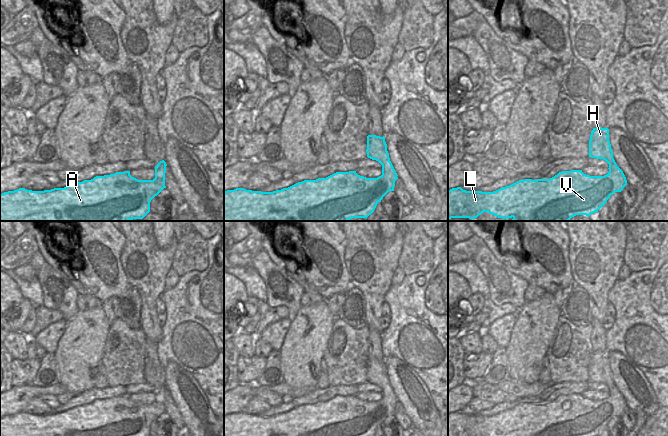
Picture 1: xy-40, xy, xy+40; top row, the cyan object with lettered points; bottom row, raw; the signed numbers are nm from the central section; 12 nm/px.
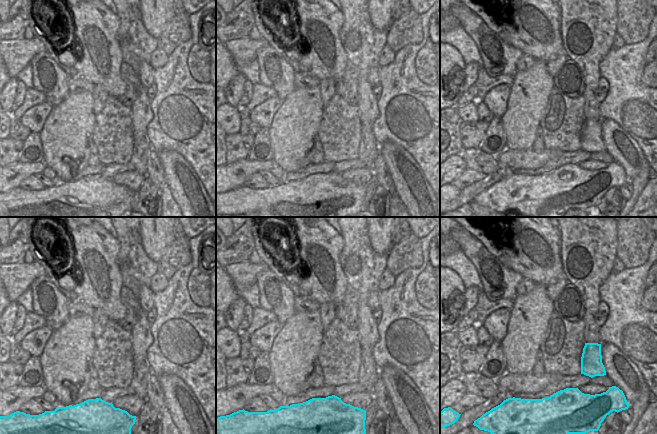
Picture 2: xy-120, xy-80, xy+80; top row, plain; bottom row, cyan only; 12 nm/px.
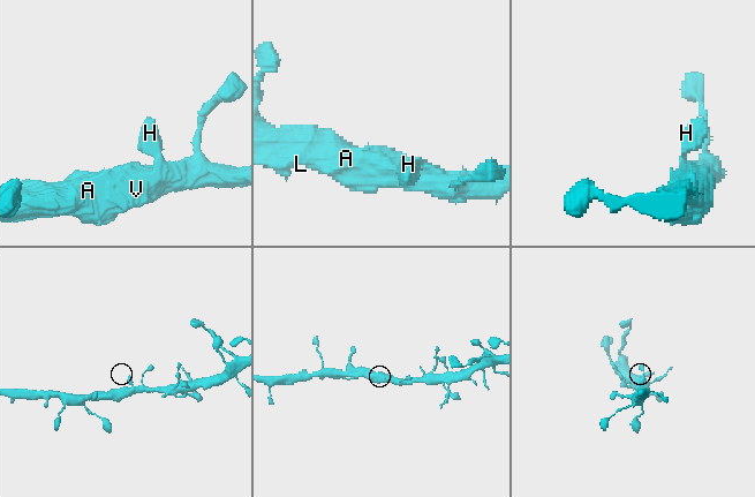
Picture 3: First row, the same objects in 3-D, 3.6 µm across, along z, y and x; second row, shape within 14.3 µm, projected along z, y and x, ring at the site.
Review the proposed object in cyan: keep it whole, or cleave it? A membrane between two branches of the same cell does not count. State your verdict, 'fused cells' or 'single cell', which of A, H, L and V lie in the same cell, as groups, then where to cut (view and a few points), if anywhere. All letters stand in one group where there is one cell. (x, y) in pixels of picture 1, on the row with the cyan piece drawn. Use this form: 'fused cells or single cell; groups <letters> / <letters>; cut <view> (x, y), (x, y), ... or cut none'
single cell; groups A H L V; cut none

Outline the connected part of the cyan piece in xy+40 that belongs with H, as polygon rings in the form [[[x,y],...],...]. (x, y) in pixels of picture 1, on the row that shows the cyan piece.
[[[593,128],[589,140],[589,157],[605,160],[609,164],[609,172],[604,176],[590,176],[584,174],[582,170],[562,171],[550,179],[519,180],[494,192],[466,191],[461,187],[452,188],[448,190],[448,219],[475,219],[483,212],[488,212],[502,219],[511,218],[511,221],[569,221],[576,215],[586,215],[589,217],[591,214],[598,212],[611,195],[615,192],[621,192],[627,185],[623,171],[617,166],[613,158],[608,128]]]

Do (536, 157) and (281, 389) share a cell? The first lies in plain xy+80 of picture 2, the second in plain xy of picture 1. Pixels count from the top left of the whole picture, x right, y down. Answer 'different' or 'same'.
same

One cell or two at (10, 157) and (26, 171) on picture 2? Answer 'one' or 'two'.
two

